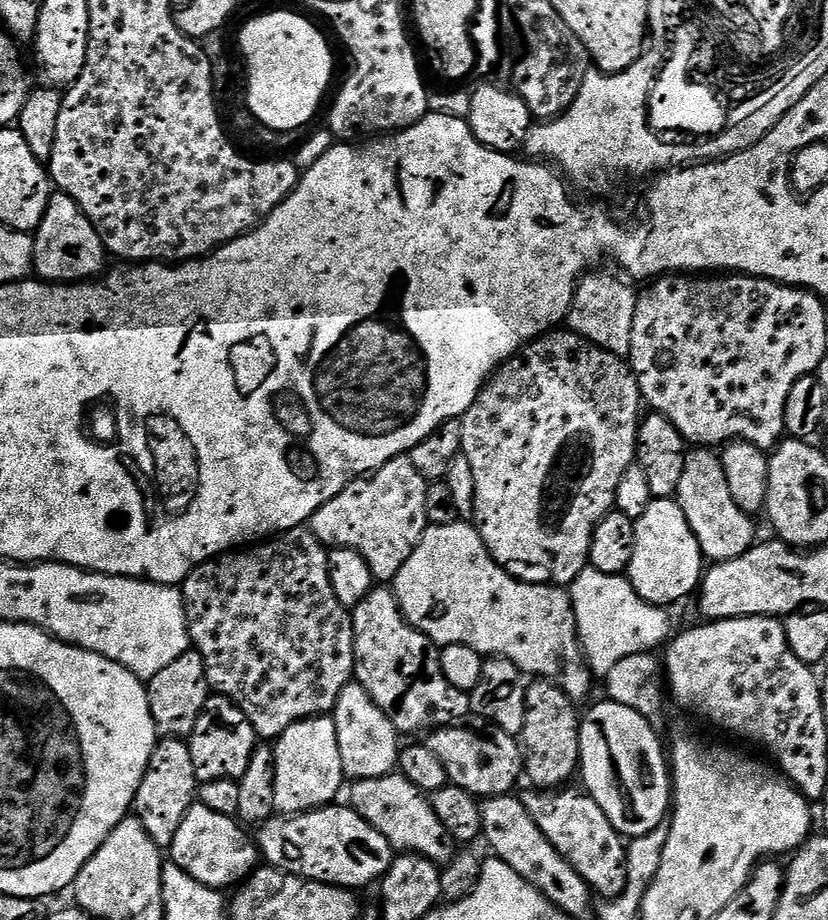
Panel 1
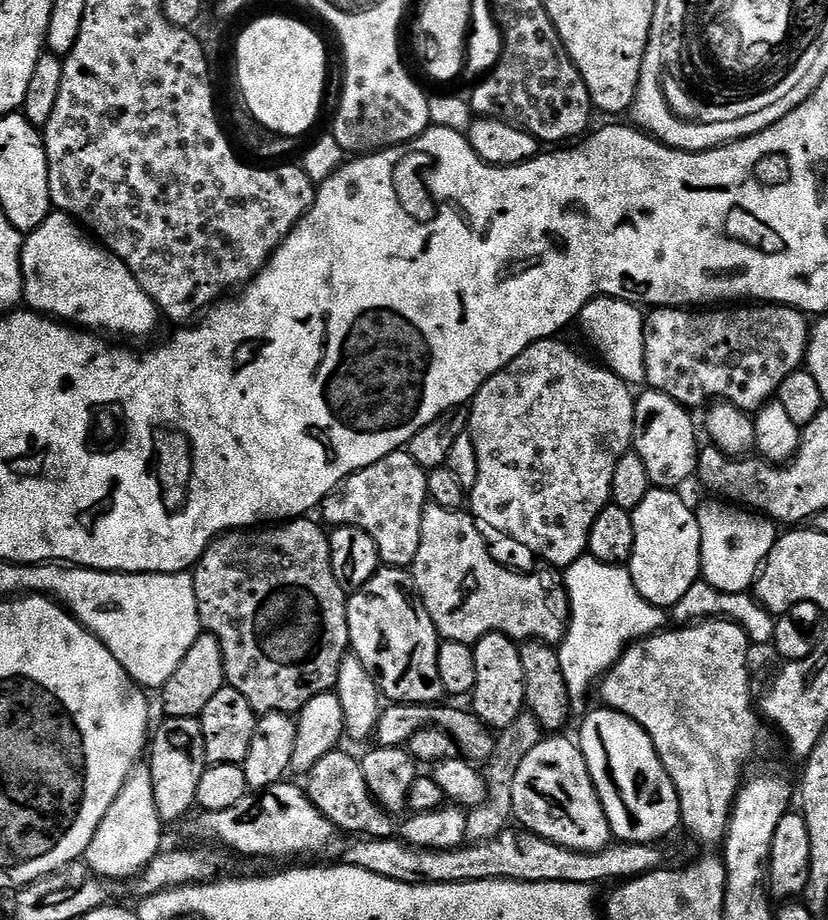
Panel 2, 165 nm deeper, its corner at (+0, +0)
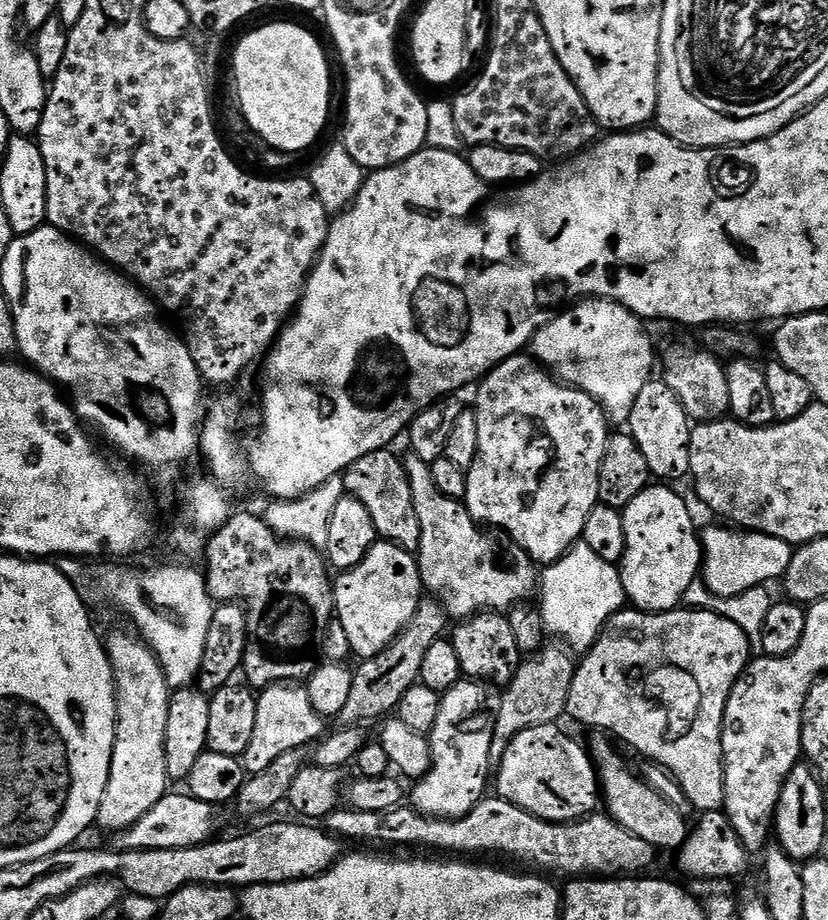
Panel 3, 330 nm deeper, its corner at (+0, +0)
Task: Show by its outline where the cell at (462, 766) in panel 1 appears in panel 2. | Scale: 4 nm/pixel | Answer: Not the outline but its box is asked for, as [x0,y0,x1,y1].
[374,704,496,762]

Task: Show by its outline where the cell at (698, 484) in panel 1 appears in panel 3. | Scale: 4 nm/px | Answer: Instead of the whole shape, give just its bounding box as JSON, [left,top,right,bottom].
[702,526,793,598]

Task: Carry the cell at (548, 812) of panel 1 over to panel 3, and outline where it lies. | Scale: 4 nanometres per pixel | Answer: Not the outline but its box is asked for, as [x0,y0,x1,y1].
[494,723,601,824]

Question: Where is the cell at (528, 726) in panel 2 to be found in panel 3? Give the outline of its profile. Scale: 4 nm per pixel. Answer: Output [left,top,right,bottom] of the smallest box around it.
[490,646,577,766]

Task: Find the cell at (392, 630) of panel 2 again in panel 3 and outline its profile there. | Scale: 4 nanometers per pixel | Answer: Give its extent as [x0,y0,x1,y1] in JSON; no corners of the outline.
[334,543,422,660]

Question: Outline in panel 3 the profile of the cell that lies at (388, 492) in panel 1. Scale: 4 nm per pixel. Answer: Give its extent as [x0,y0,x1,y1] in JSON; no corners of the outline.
[342,450,420,553]

